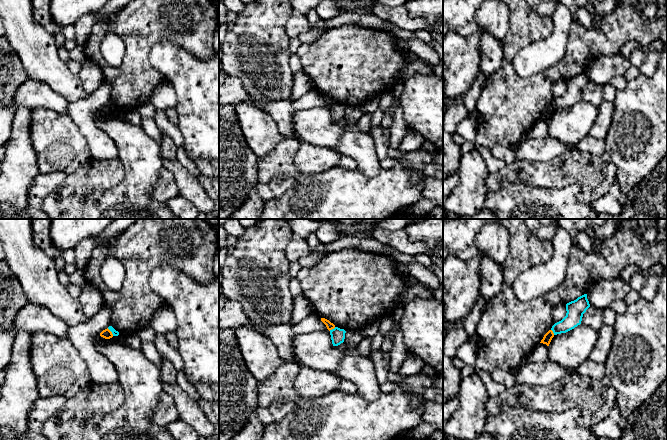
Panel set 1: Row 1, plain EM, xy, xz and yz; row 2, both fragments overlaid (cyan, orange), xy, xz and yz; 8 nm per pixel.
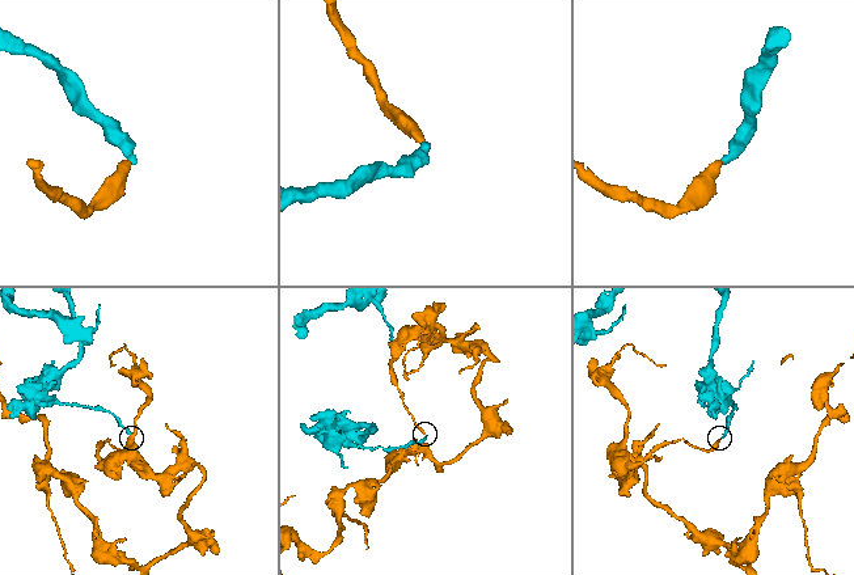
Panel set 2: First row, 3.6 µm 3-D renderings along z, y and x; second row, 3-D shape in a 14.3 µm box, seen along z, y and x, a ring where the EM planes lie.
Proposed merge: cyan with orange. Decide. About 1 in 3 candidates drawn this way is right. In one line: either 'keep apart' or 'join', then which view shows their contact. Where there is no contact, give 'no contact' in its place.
keep apart; meets cyan in xz

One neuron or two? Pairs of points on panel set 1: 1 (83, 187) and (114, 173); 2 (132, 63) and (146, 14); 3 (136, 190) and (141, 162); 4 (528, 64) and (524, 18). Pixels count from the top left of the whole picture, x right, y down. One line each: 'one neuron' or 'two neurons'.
1: one neuron
2: one neuron
3: one neuron
4: two neurons

